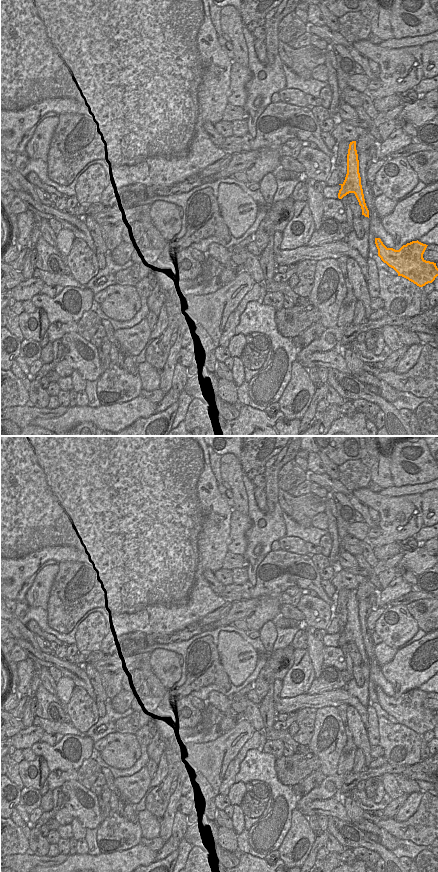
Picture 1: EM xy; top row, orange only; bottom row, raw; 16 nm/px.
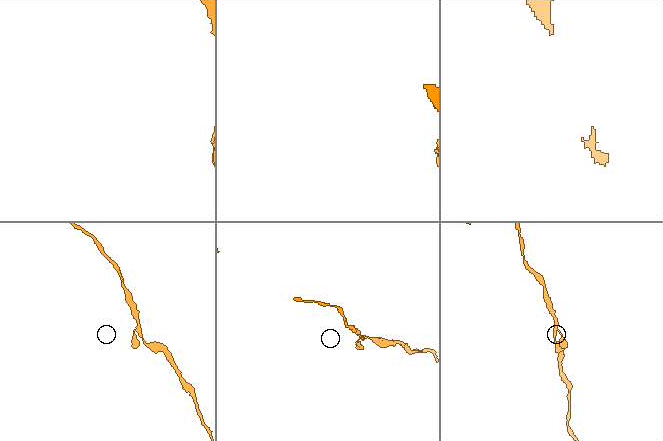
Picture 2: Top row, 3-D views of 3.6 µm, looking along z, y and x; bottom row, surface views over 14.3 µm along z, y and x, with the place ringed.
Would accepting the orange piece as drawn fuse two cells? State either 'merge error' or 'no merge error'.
no merge error

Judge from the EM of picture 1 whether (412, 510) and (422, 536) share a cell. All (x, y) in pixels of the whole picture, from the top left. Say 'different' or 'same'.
different

